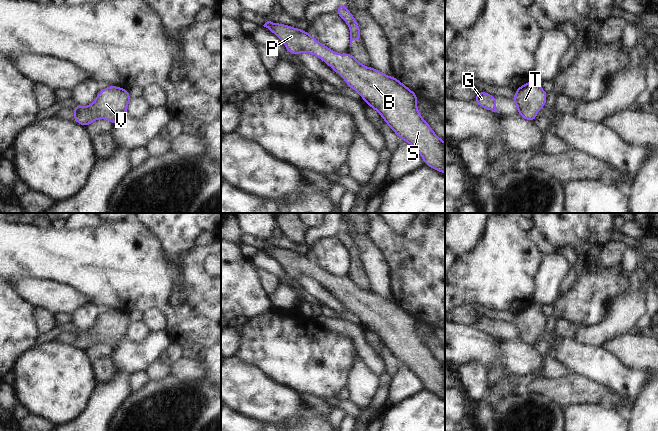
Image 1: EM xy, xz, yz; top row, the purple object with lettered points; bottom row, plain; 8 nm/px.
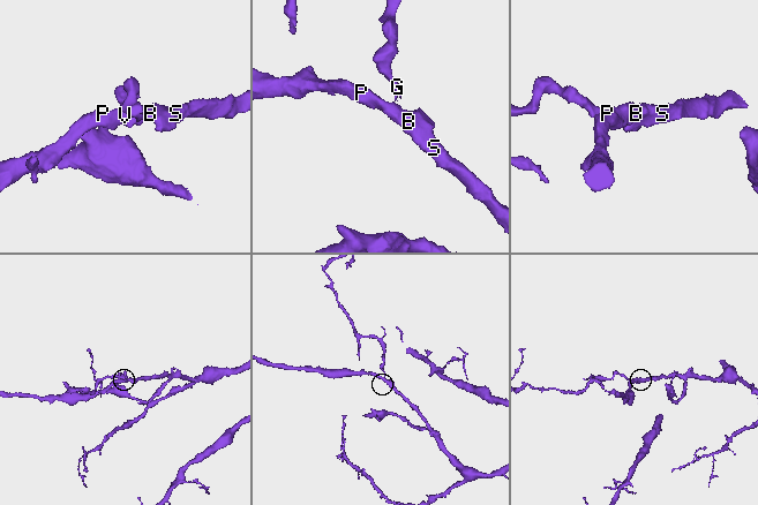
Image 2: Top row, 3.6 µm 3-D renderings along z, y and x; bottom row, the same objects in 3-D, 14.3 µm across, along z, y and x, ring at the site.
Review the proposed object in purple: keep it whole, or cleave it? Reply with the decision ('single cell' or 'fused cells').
fused cells

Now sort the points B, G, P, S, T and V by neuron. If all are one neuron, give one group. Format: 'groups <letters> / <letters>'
groups B P S T V / G

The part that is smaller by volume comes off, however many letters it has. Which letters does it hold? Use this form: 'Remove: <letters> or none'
Remove: G

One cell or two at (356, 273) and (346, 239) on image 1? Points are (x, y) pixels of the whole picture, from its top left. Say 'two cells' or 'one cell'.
one cell

